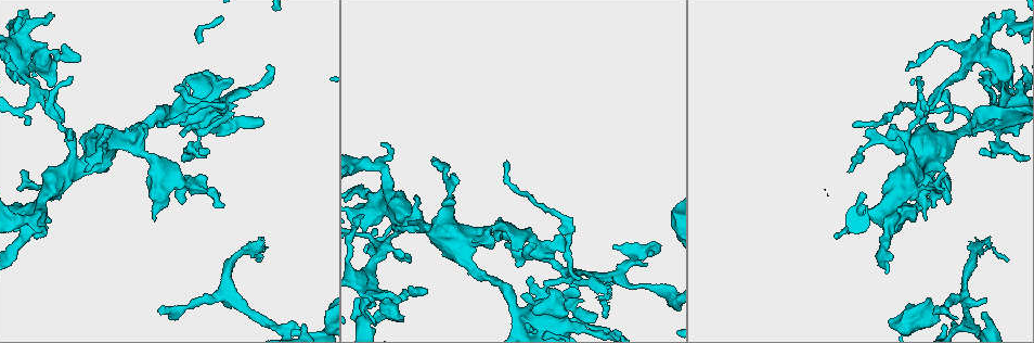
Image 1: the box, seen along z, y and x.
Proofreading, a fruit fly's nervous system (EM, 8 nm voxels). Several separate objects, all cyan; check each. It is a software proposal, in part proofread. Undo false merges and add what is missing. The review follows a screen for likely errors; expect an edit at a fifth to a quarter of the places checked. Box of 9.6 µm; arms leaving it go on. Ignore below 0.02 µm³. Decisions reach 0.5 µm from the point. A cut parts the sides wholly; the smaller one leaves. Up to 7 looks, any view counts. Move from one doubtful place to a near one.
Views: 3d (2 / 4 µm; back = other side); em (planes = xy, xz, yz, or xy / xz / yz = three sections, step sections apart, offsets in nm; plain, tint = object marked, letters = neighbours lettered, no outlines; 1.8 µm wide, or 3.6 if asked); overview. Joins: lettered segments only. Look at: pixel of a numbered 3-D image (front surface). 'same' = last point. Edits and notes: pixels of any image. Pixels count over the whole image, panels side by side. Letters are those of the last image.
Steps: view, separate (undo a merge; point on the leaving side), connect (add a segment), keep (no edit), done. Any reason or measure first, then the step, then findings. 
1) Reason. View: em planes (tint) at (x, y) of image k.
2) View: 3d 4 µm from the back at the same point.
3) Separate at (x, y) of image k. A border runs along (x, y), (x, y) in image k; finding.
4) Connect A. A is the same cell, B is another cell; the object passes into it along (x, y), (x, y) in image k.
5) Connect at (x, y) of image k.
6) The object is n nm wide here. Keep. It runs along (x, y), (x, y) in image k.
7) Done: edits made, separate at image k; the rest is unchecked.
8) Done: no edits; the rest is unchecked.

View: em xz step 16 (letters) at (189, 182) of image 1.

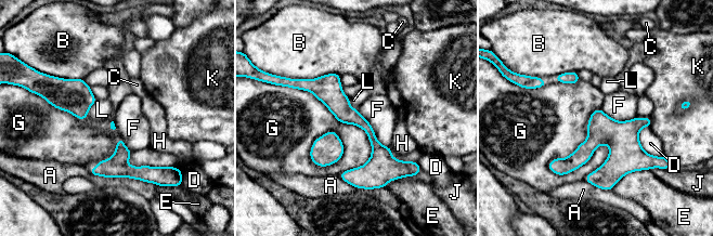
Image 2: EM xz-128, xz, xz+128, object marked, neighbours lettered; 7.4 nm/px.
Cut it another way. View: em planes (letters) at the same point.

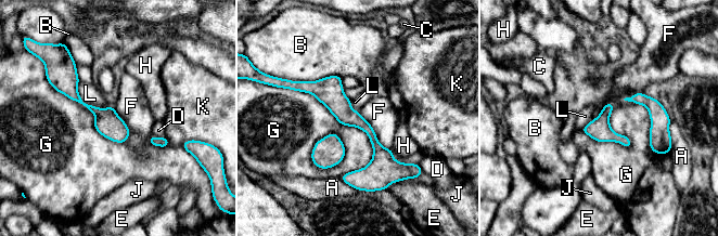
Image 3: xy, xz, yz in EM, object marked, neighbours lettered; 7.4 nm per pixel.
The object is 160 nm wide here. Keep. A, B, C, D, E, F, G, H, J, K and L are other cells; it runs along (305, 83), (371, 133), (377, 168), (363, 185) in image 3; continuous, no second cell.

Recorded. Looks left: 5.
Abrupt turn. View: em xy step 4 (tint) at (44, 196) of image 1.

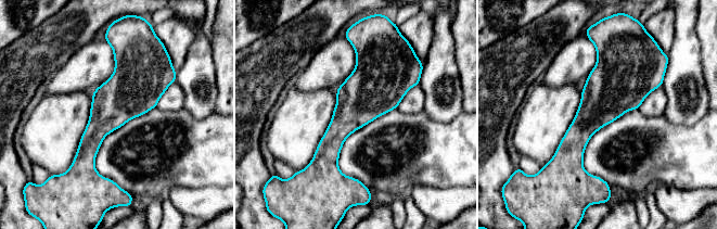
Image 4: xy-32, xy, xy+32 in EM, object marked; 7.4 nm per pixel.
View: em xy step 4 (letters) at the same point.

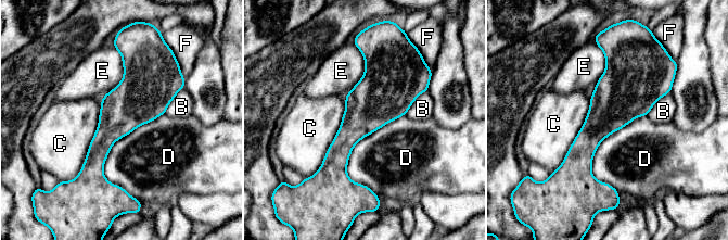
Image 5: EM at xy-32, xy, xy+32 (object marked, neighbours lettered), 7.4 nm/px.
The longest contact is with D, 650 nm. Keep. B, C, D, E and F are other cells; continuous, no second cell.

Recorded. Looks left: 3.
View: 3d 2 µm at (18, 59) of image 1.

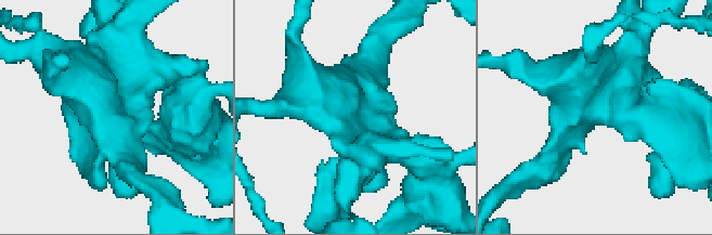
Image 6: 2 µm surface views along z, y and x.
Shape alone is not enough. View: em planes (plain) at (117, 105) of image 6.

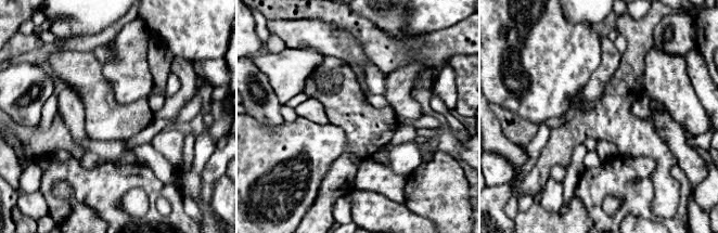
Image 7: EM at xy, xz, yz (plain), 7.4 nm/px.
See the neighbours. View: em planes (letters) at the same point.

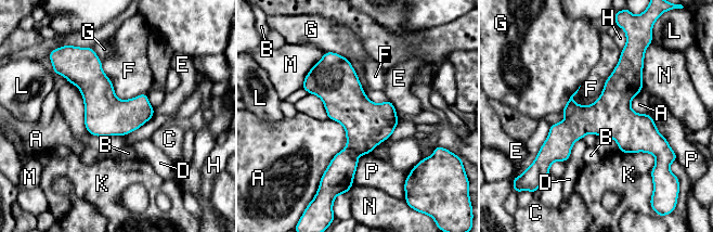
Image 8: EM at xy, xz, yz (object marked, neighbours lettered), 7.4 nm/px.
The object is 320 nm wide here. Keep. A, B, C, D, E, F, G, H, K, L, M, N and P are other cells; a border runs along (621, 50), (601, 93), (574, 103) in image 8; all the same cell.

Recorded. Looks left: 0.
Done: no edits; the rest is unchecked.

